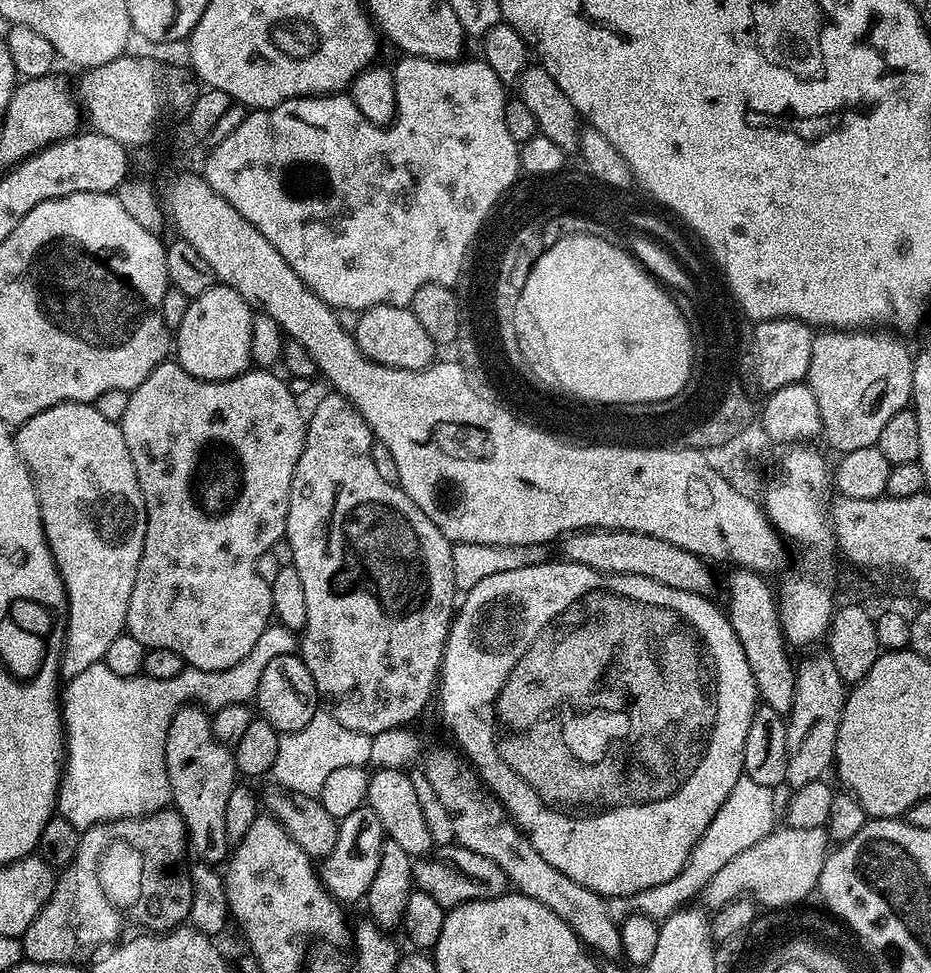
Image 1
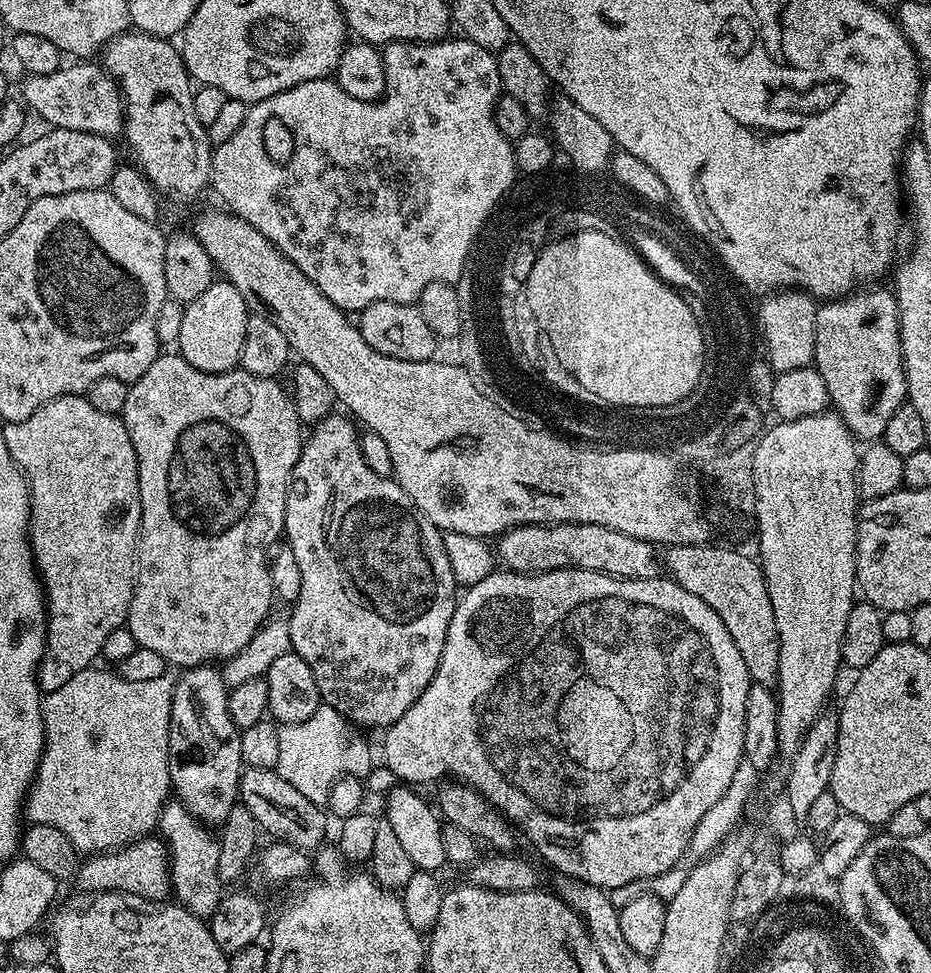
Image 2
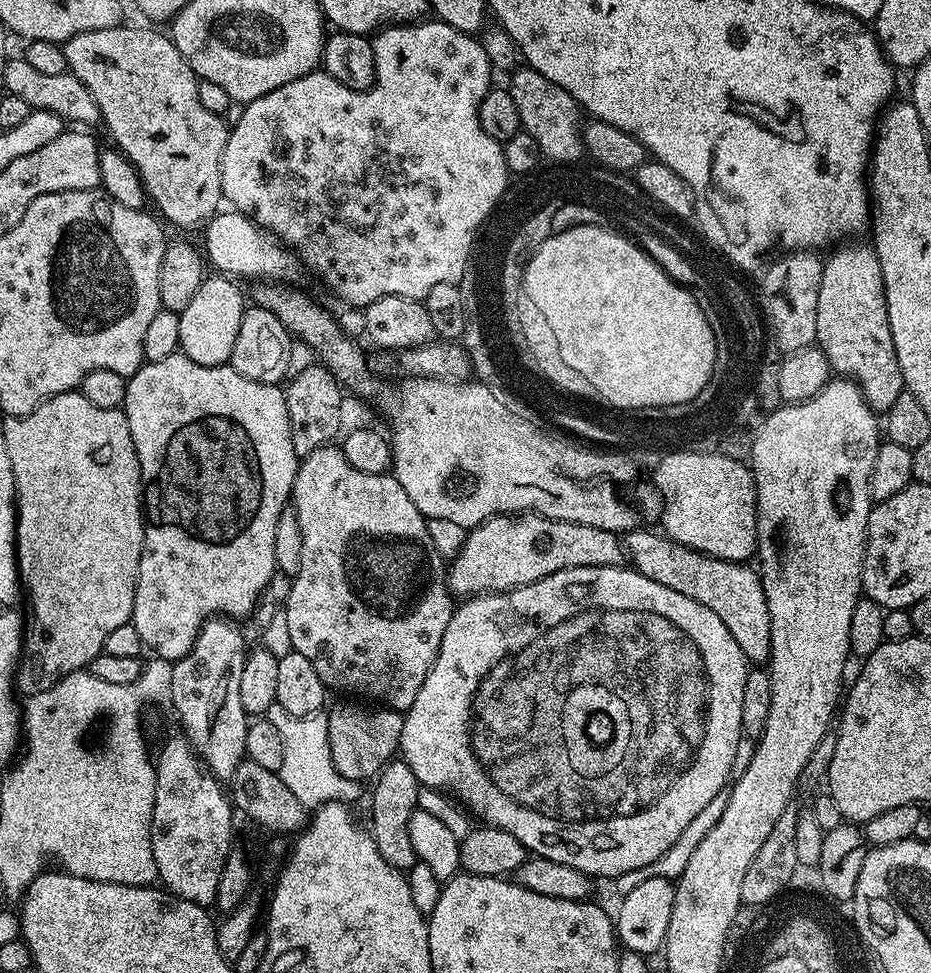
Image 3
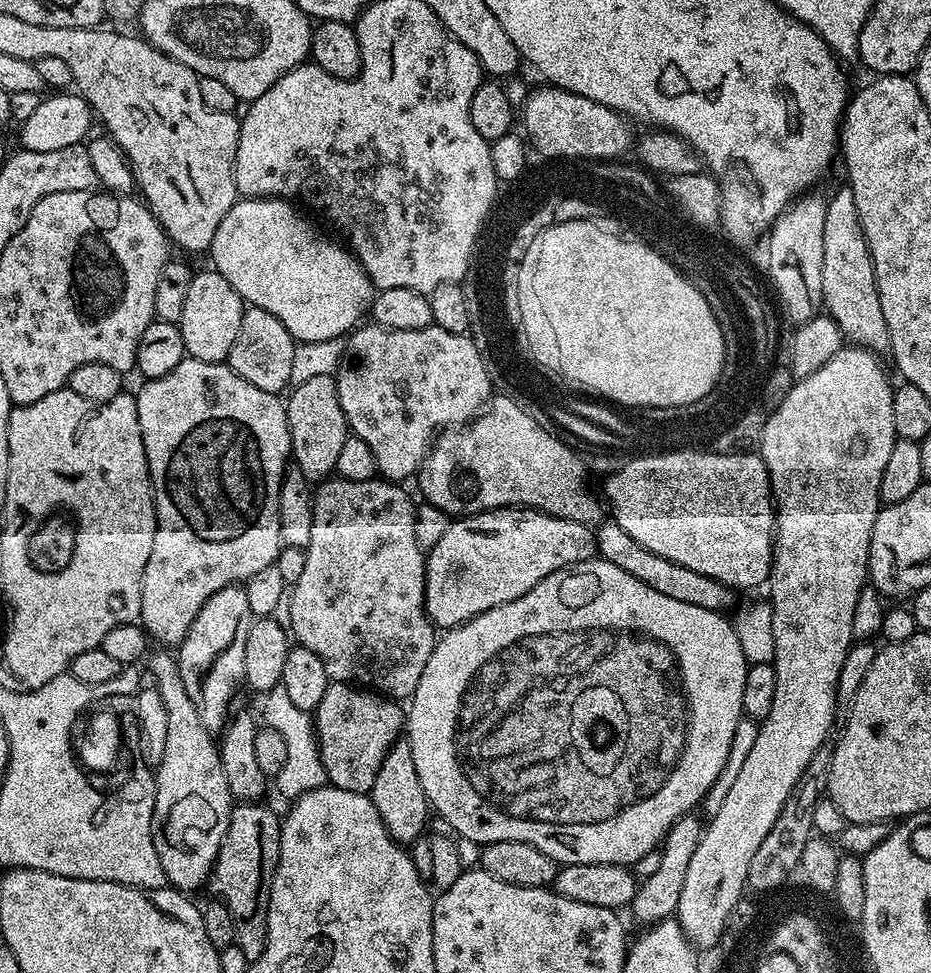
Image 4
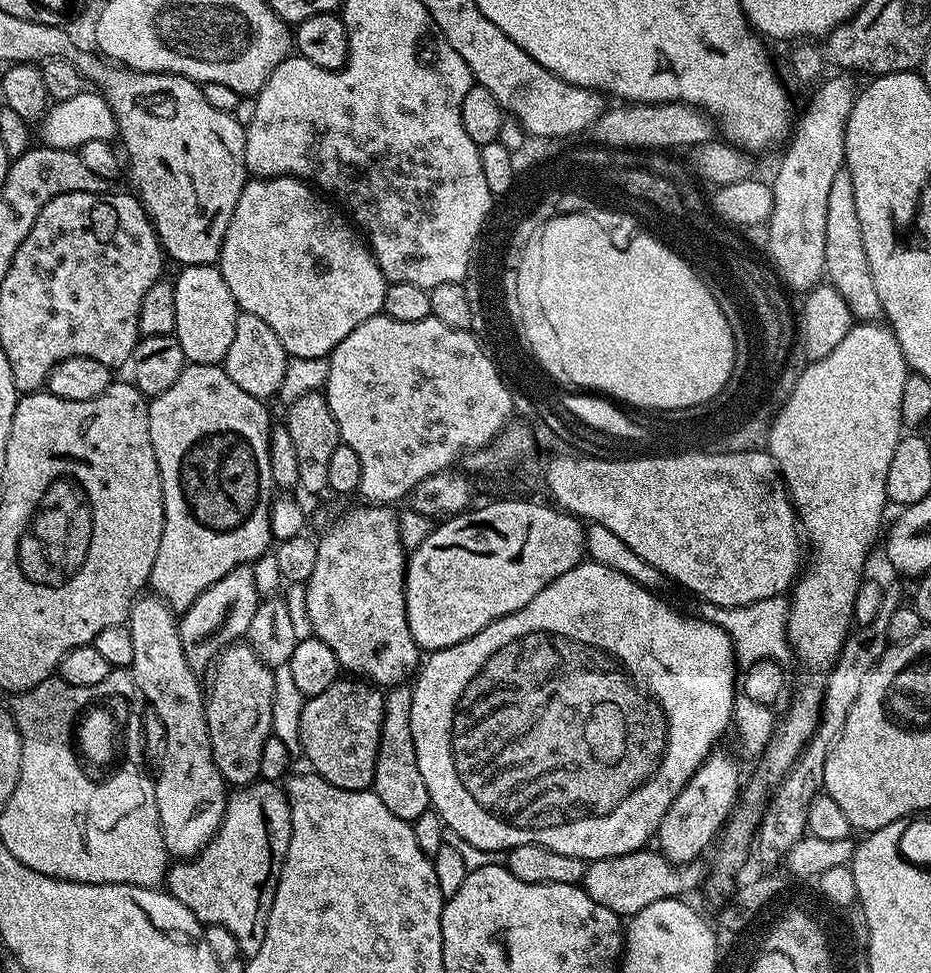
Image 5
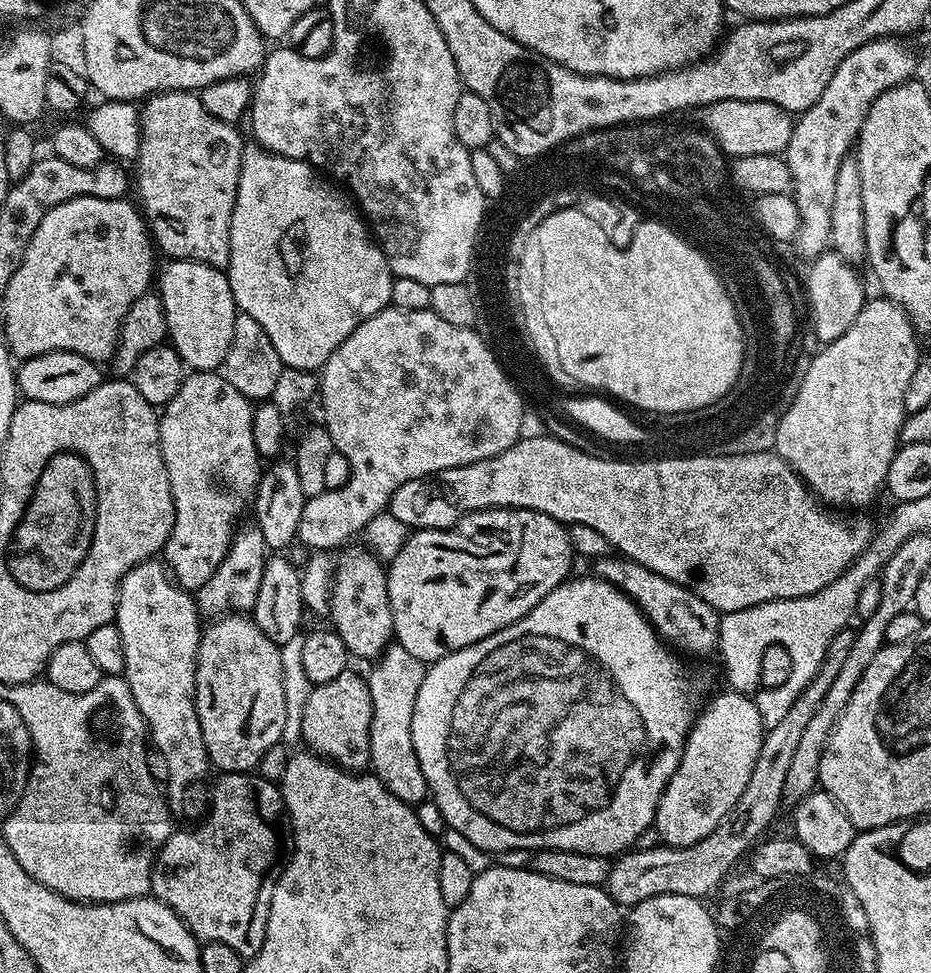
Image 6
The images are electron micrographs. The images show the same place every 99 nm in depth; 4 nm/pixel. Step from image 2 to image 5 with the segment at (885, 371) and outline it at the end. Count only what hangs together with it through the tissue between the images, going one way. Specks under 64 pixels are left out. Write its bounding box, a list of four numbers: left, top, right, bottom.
[824,167,884,322]

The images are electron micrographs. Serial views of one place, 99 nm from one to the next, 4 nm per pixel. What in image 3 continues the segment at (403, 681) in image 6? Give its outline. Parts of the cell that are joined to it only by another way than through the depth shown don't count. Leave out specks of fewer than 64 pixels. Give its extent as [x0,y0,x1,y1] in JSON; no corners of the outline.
[370,758,422,870]

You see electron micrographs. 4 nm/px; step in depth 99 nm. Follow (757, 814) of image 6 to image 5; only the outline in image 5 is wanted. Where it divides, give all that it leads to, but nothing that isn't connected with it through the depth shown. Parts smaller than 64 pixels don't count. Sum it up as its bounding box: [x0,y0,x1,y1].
[582,850,706,918]

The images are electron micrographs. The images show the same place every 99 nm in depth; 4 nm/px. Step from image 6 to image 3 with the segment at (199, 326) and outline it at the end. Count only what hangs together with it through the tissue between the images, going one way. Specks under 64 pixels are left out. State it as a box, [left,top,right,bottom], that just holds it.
[179,275,246,366]

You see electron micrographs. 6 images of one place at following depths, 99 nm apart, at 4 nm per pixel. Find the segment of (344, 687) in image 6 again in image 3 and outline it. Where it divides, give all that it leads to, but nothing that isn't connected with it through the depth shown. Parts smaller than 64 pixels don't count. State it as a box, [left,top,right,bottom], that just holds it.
[326,702,404,782]

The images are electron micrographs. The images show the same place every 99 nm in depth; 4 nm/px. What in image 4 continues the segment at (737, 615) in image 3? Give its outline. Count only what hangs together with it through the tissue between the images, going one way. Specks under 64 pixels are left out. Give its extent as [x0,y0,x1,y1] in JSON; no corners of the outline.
[595,522,733,613]

